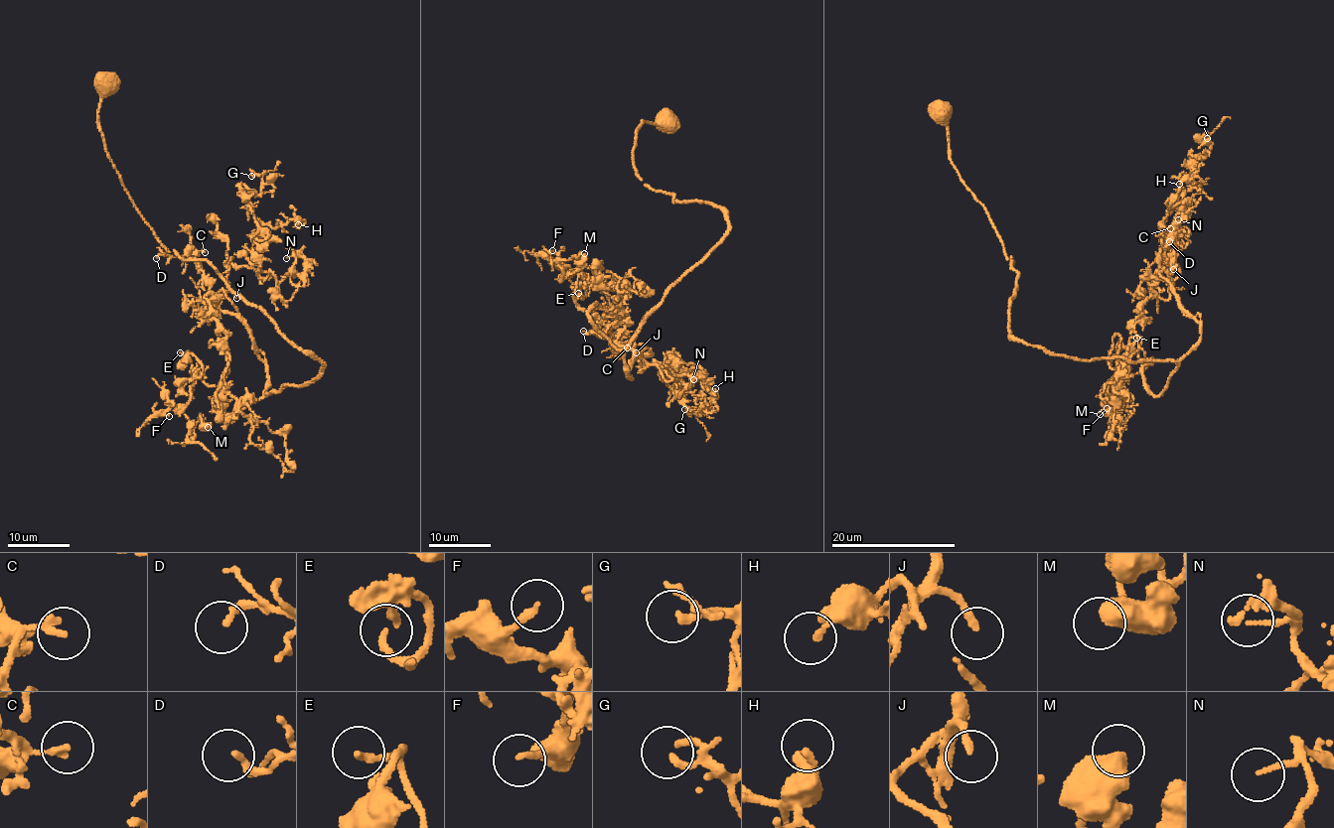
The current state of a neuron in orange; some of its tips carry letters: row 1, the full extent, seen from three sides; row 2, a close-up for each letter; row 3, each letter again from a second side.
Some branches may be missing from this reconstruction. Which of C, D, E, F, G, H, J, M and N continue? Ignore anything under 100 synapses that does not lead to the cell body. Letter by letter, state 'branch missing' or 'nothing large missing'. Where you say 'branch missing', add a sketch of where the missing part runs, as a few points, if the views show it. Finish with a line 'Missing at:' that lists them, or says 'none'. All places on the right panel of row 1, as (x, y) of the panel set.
C: nothing large missing
D: nothing large missing
E: nothing large missing
F: nothing large missing
G: nothing large missing
H: nothing large missing
J: branch missing; missing branch runs (1173, 269), (1180, 279), (1154, 275), (1142, 305), (1149, 339), (1134, 348), (1121, 344), (1138, 390)
M: nothing large missing
N: nothing large missing
Missing at: J

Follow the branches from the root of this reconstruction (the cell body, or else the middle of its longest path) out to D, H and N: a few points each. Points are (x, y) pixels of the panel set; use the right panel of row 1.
D: (940, 112), (951, 163), (1017, 274), (1014, 341), (1080, 359), (1180, 359), (1201, 327), (1157, 280), (1169, 241)
H: (940, 112), (1017, 274), (1009, 334), (1054, 353), (1177, 360), (1199, 341), (1159, 273), (1200, 190), (1179, 184)
N: (940, 112), (1017, 274), (1014, 341), (1180, 359), (1201, 327), (1159, 273), (1178, 219)

